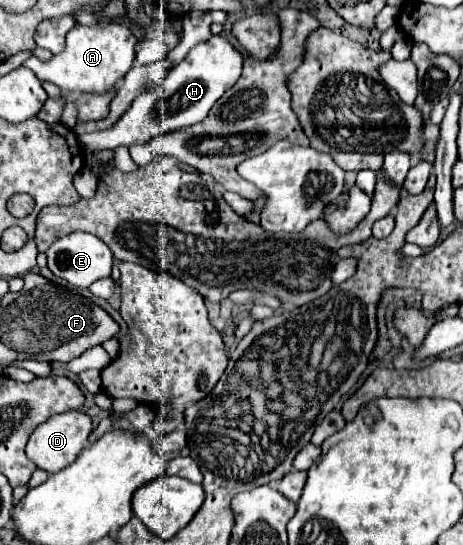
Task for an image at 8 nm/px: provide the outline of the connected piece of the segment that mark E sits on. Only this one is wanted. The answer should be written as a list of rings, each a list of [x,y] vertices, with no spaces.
[[[74,231],[74,233],[64,235],[62,239],[56,239],[56,243],[48,247],[46,257],[48,257],[48,269],[56,277],[68,281],[74,287],[90,287],[96,279],[110,277],[112,263],[114,263],[110,249],[98,237],[84,231]]]

